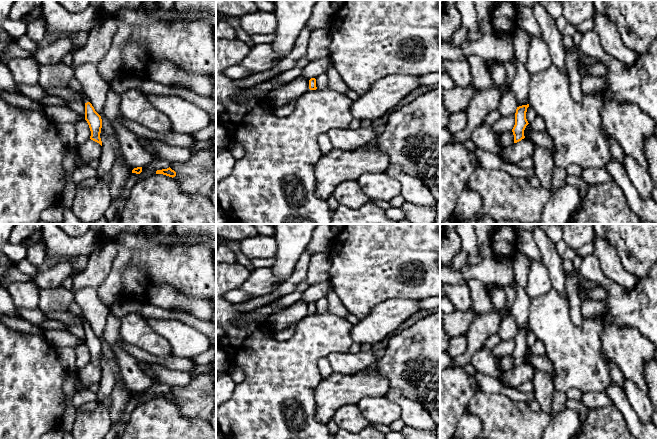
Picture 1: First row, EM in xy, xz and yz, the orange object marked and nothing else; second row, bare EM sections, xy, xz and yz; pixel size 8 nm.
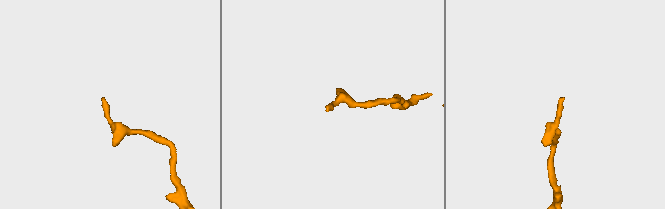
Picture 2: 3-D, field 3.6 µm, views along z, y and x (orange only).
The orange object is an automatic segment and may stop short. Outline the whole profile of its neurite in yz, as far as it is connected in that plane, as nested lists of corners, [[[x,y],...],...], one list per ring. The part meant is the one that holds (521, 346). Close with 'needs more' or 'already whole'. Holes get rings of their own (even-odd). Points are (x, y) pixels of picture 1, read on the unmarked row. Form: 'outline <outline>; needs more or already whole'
outline [[[529,328],[517,331],[515,337],[515,349],[512,353],[514,359],[514,367],[517,367],[525,362],[524,354],[529,348],[526,343],[526,336]]]; already whole

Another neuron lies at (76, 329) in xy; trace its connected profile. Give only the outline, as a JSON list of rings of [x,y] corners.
[[[78,323],[69,324],[67,327],[67,331],[75,335],[79,339],[85,338],[85,327]]]

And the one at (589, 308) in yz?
[[[586,300],[580,304],[581,313],[584,318],[590,318],[603,313],[607,309],[607,303],[603,301]]]

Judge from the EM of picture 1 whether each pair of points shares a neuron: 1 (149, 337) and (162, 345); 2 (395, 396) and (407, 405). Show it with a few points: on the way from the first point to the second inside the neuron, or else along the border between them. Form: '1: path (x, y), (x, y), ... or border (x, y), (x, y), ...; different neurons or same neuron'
1: path (152, 340), (159, 345); same neuron
2: path (398, 398), (404, 403); same neuron

